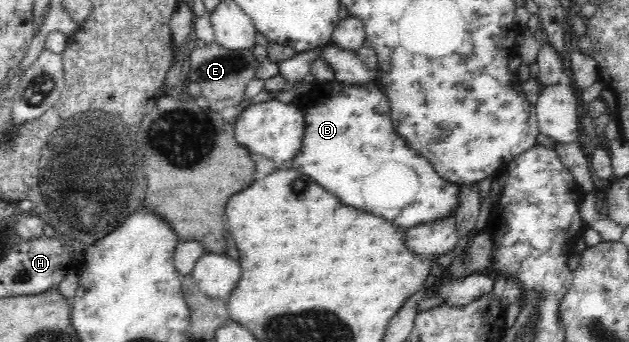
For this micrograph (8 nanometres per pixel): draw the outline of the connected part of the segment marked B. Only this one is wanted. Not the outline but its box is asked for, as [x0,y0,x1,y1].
[290,77,459,227]

